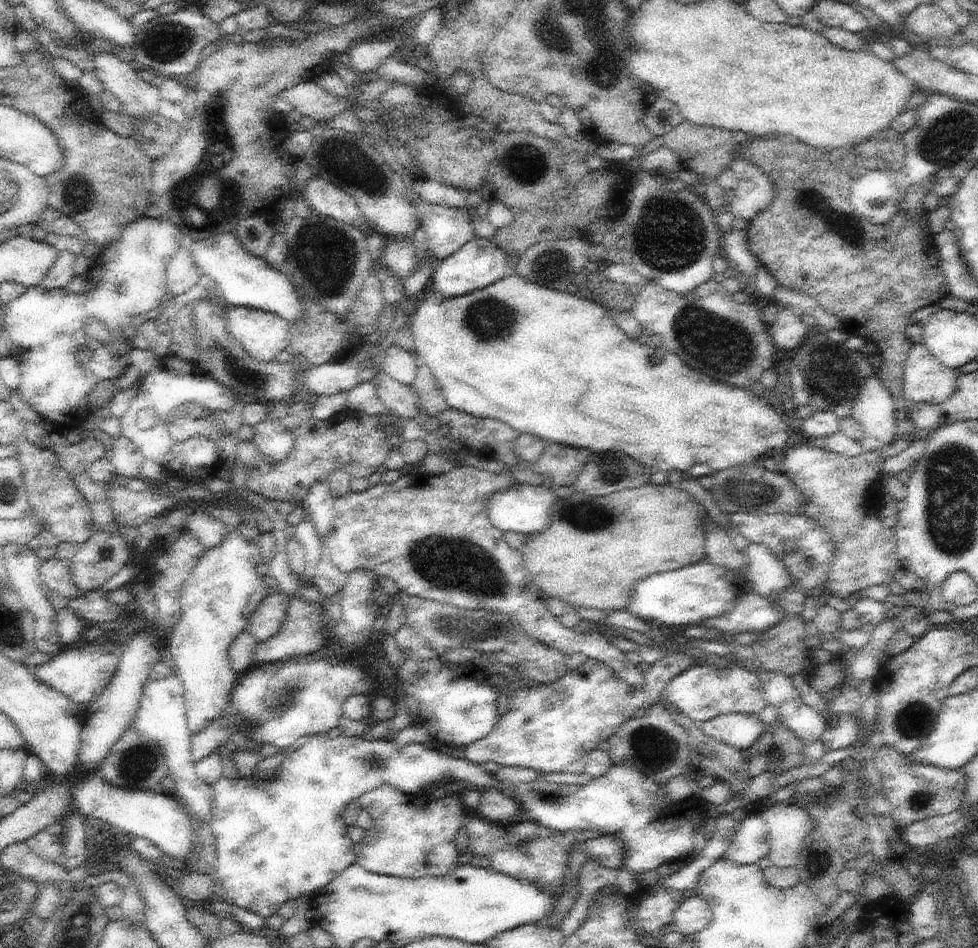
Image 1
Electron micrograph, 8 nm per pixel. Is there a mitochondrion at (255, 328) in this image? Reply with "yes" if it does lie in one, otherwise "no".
no

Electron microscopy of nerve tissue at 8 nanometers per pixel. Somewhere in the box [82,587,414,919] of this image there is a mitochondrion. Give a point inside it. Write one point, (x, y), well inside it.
(136, 764)

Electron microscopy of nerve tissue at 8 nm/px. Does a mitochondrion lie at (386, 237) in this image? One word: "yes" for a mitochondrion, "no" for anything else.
no

